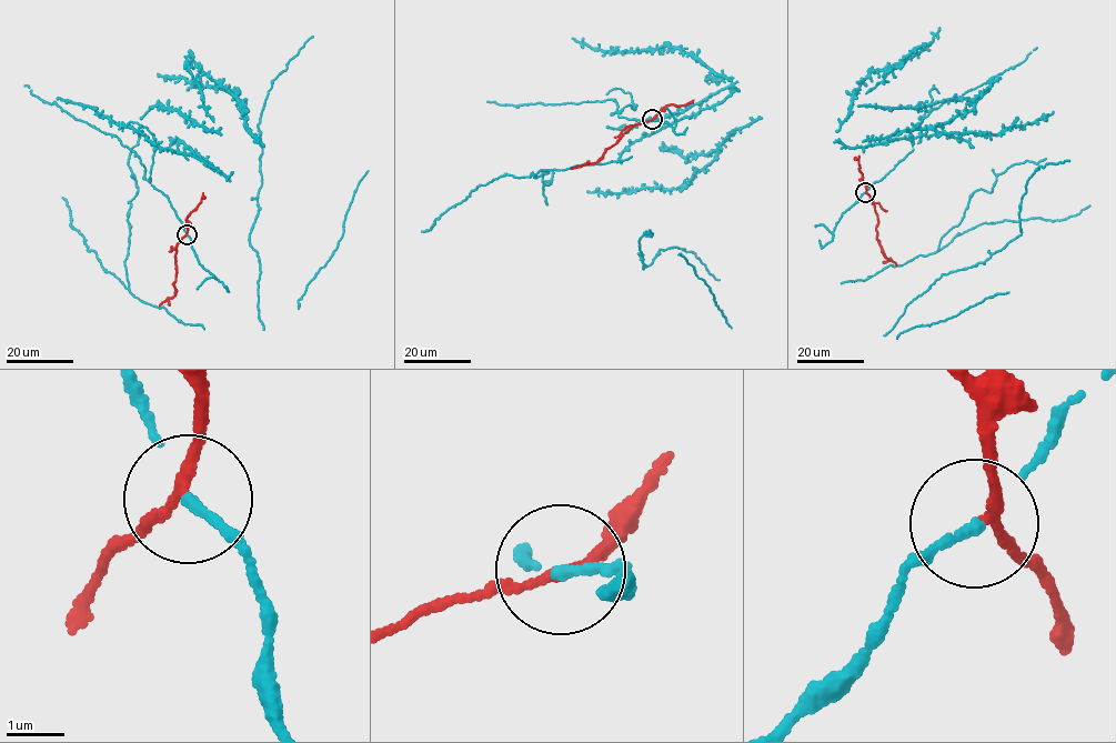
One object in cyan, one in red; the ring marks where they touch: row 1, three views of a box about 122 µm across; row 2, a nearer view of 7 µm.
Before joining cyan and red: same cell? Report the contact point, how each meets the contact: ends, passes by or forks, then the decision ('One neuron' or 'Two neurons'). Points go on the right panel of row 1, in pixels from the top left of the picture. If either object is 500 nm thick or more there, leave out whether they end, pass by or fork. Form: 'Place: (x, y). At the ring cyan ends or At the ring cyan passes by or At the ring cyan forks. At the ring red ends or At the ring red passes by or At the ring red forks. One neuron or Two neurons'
Place: (865, 192). At the ring cyan passes by. At the ring red passes by. Two neurons

